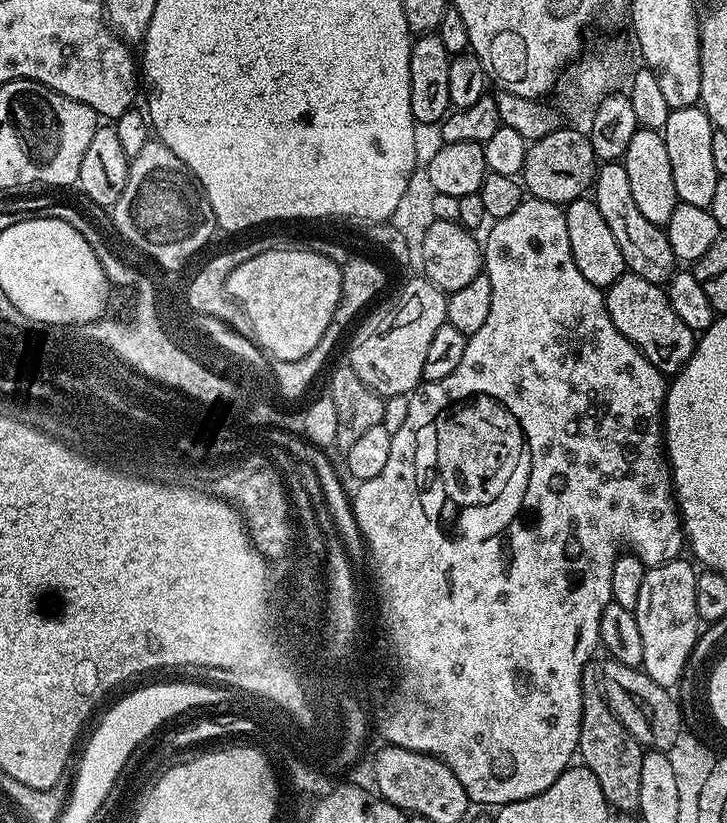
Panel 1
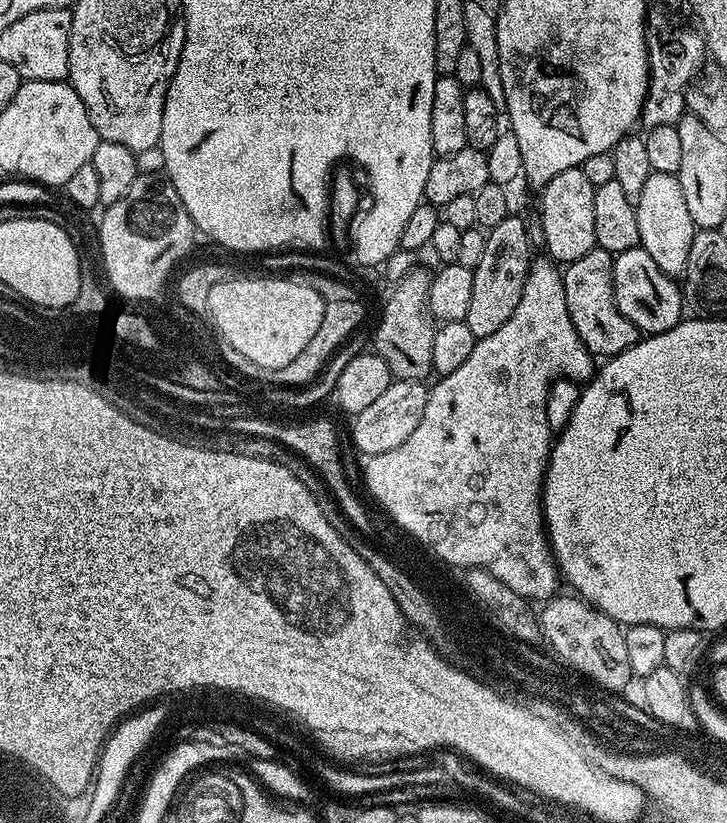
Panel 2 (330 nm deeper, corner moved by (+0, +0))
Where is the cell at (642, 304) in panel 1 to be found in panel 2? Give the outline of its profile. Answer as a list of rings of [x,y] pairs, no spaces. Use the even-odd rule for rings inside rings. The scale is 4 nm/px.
[[[594,247],[590,254],[578,258],[578,262],[563,269],[566,310],[570,310],[570,322],[578,330],[589,352],[596,358],[617,356],[622,350],[634,346],[642,336],[634,322],[630,322],[620,313],[612,298],[613,259],[613,253]]]

